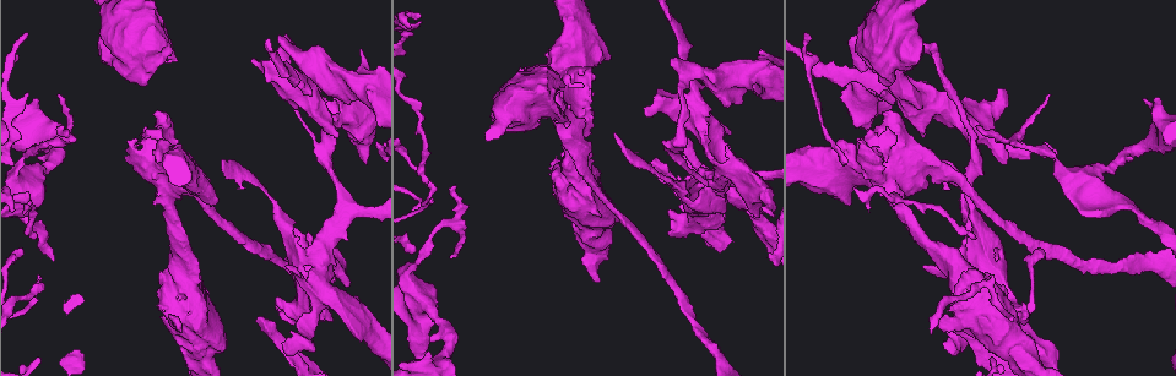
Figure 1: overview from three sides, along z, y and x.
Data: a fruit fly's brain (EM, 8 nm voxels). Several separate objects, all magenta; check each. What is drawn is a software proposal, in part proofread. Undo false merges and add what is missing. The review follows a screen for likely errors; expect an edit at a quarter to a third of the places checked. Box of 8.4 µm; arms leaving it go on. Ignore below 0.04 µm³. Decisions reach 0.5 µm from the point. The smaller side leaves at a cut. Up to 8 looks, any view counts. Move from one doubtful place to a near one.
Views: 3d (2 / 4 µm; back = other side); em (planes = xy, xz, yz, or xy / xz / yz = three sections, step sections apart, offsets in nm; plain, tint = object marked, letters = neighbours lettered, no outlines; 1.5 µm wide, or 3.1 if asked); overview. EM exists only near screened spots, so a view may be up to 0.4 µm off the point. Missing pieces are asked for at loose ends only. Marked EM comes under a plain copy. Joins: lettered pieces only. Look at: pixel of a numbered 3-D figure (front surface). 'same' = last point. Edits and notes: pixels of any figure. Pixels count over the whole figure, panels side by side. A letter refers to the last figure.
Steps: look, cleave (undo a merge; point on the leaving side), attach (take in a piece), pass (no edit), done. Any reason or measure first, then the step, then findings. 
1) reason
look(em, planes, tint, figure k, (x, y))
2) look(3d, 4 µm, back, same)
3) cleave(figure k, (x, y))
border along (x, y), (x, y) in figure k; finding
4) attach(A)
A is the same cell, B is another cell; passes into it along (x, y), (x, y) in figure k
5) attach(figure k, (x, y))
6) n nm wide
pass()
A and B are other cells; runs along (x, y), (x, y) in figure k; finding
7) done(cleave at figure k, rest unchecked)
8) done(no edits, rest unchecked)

branch stops here
look(3d, 4 µm, figure 1, (753, 85))

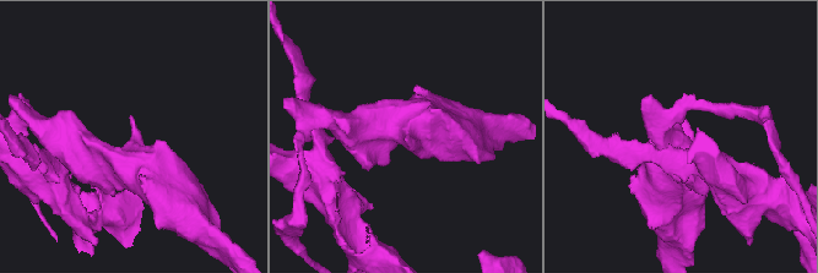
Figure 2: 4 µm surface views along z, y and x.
shape alone is not enough
look(em, xy, step 8, tint, figure 2, (131, 119))

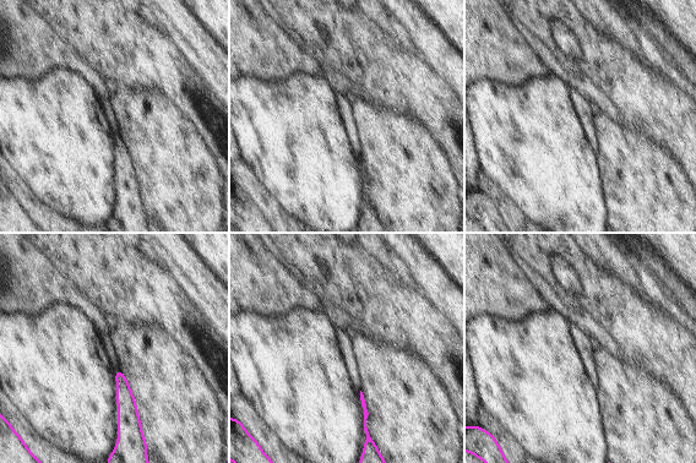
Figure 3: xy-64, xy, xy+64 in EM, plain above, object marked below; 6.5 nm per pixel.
another direction
look(em, yz, step 4, letters, same)

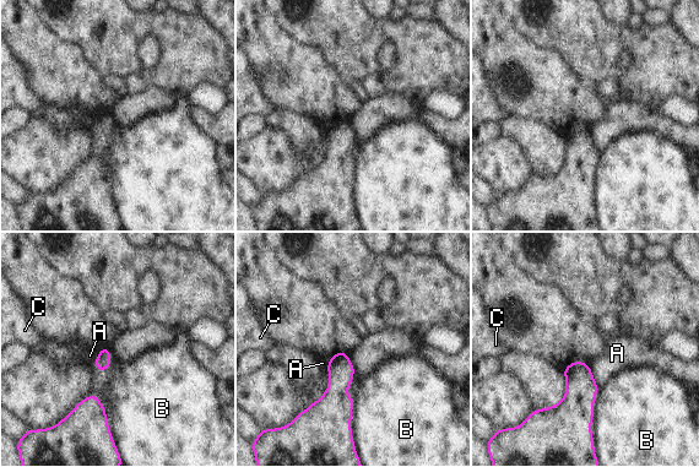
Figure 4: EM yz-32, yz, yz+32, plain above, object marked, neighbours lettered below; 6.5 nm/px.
pass()
A, B and C are other cells; border along (329, 359), (328, 380) in figure 4; none of them fits

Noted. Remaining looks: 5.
an open end
look(3d, 2 µm, figure 1, (453, 185))

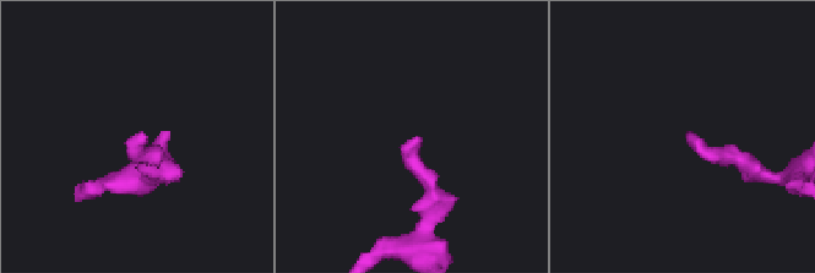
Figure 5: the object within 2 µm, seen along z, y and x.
shape alone is not enough
look(em, yz, step 8, tint, figure 5, (145, 134))

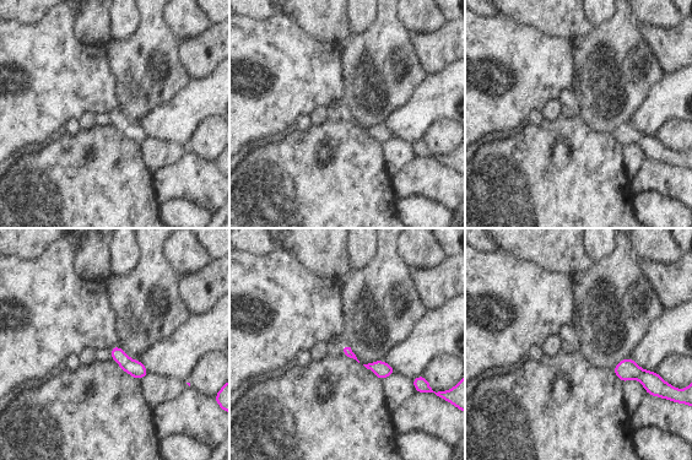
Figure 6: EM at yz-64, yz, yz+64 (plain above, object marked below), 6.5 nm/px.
what lies round it
look(em, yz, step 8, letters, same)

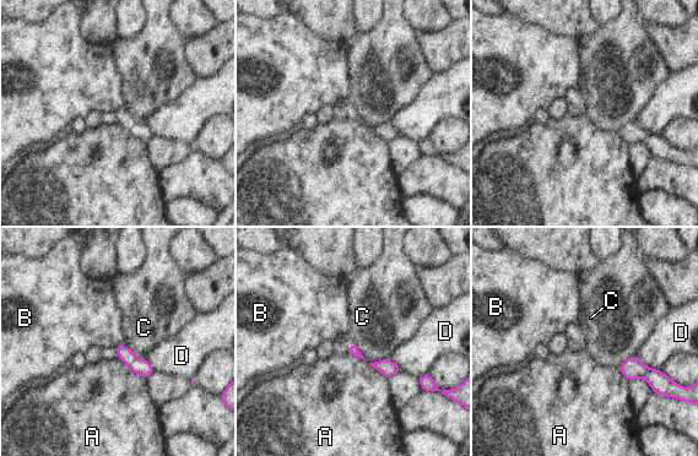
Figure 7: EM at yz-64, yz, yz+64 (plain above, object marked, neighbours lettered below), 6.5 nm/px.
A touches over 240 nm
pass()
A, B, C and D are other cells; no lettered piece goes on from it

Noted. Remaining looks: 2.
branch stops here
look(em, 3.1 µm, xy, step 8, tint, figure 1, (679, 238))

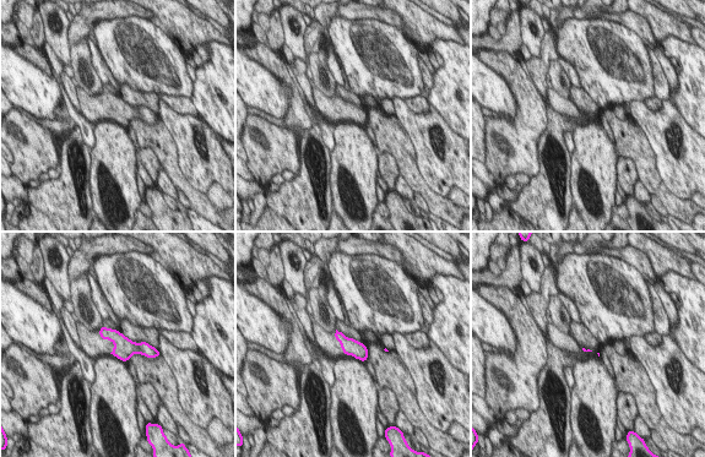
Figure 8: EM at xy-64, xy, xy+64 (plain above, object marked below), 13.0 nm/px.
look(em, 3.1 µm, planes, letters, same)

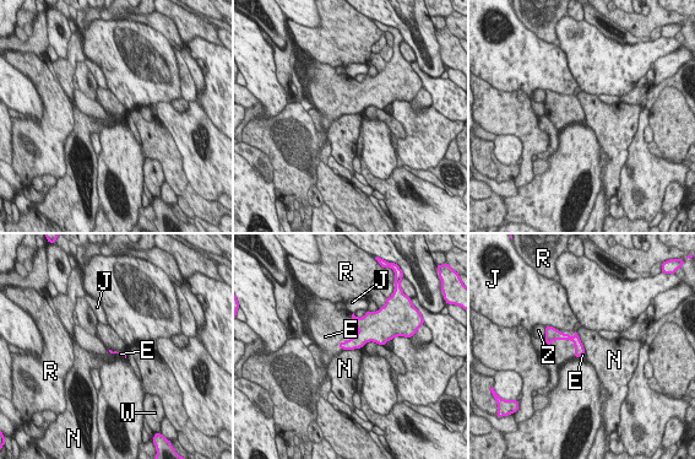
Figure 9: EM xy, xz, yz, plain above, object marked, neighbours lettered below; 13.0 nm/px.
attach(E)
E is the same cell, J, N, R, W and Z are other cells; it goes on there

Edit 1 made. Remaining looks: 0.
done(attach at figure 9, rest unchecked)

